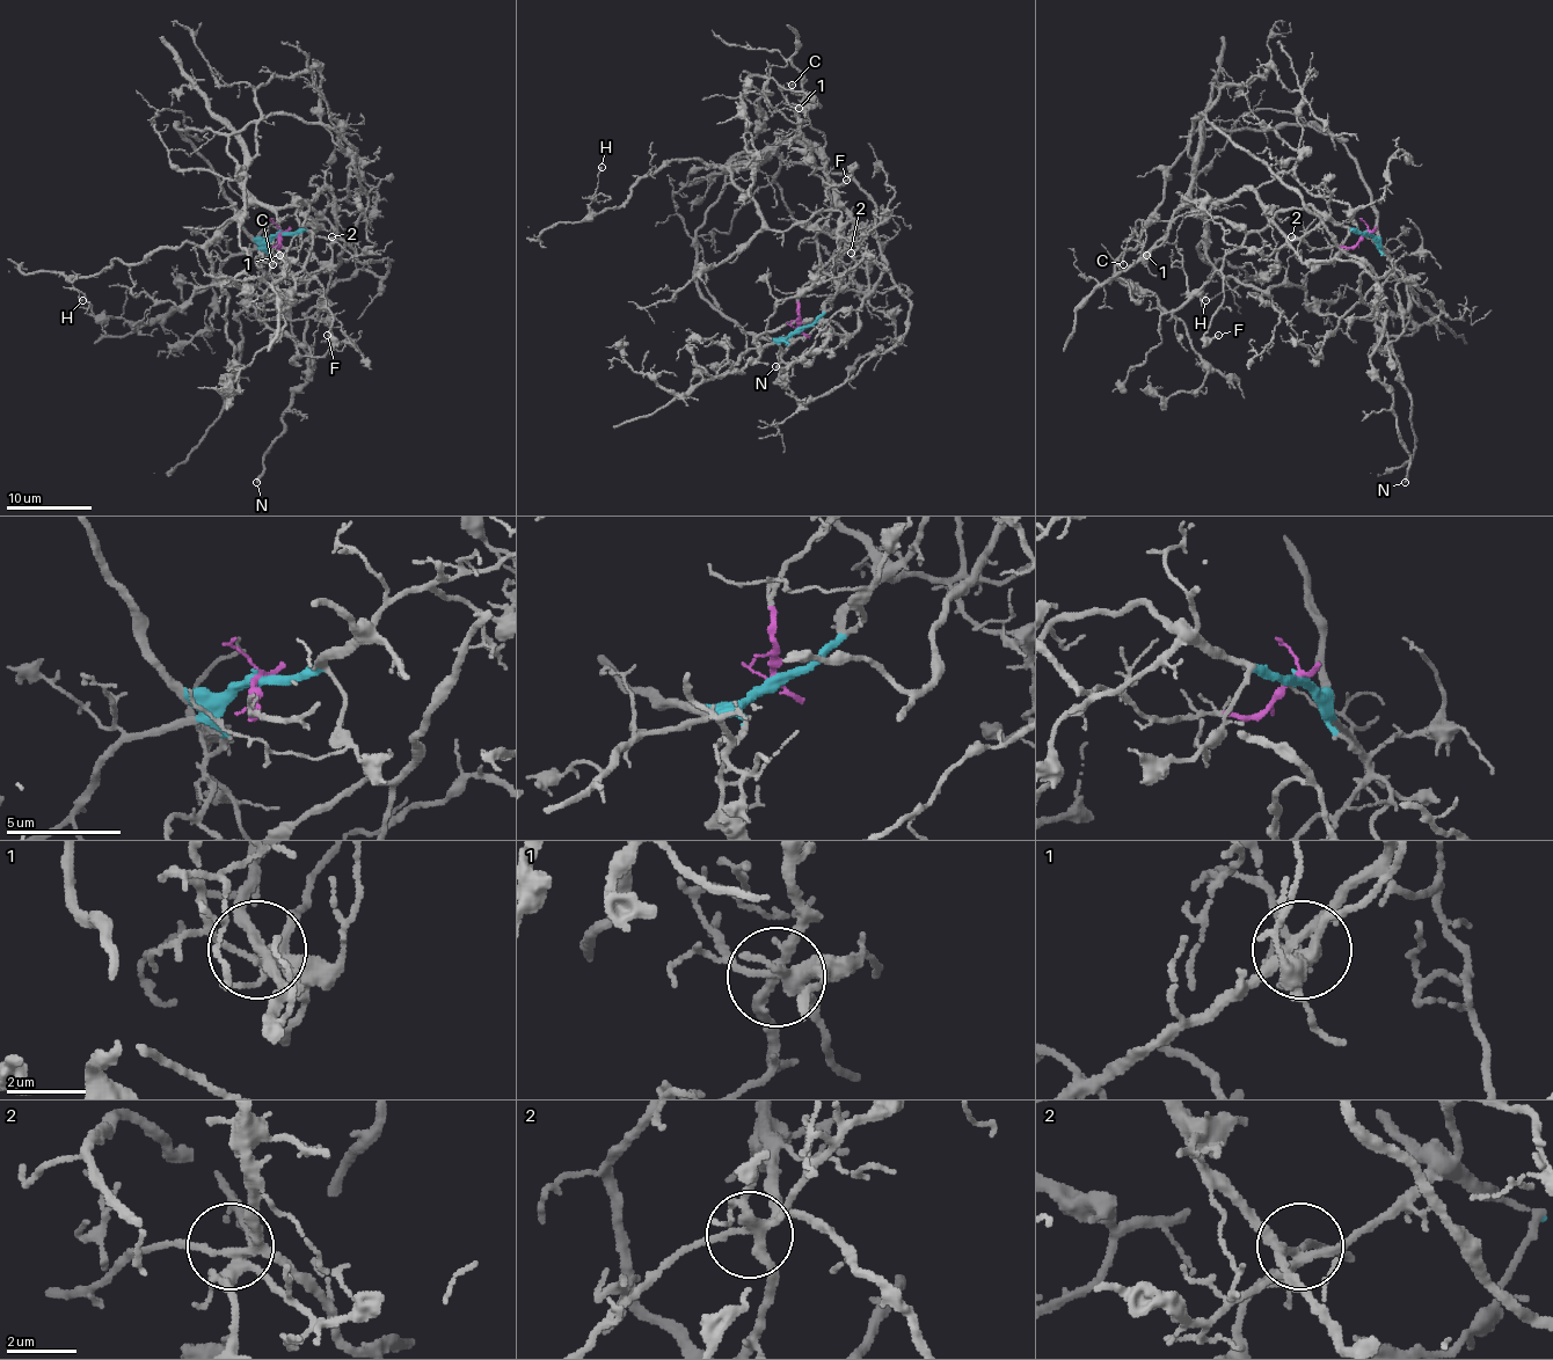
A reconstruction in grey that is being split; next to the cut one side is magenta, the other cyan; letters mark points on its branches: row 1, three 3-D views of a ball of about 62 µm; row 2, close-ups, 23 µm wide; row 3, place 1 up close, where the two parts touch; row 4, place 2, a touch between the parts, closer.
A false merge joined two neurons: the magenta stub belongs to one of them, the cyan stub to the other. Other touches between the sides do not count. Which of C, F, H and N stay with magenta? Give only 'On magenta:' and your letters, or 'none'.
On magenta: H

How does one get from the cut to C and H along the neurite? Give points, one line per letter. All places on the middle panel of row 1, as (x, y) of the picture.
C: (799, 328), (836, 292), (816, 238), (829, 221), (833, 187), (824, 141), (784, 96), (784, 83), (793, 83)
H: (799, 328), (799, 292), (854, 249), (814, 152), (784, 139), (743, 167), (670, 159), (596, 212), (602, 167)

